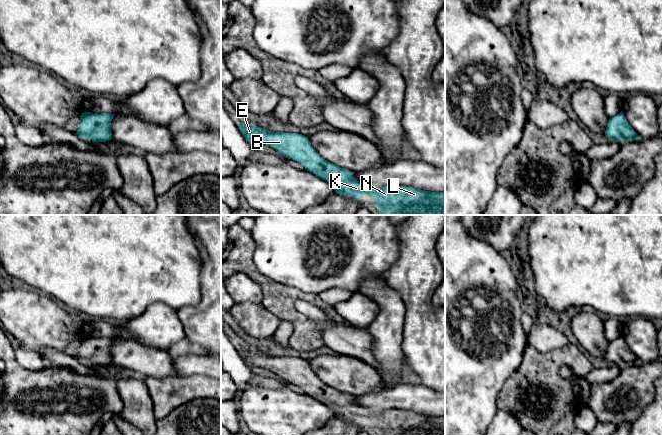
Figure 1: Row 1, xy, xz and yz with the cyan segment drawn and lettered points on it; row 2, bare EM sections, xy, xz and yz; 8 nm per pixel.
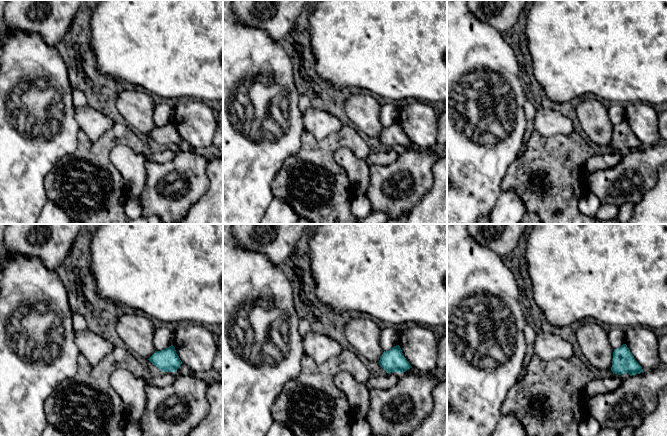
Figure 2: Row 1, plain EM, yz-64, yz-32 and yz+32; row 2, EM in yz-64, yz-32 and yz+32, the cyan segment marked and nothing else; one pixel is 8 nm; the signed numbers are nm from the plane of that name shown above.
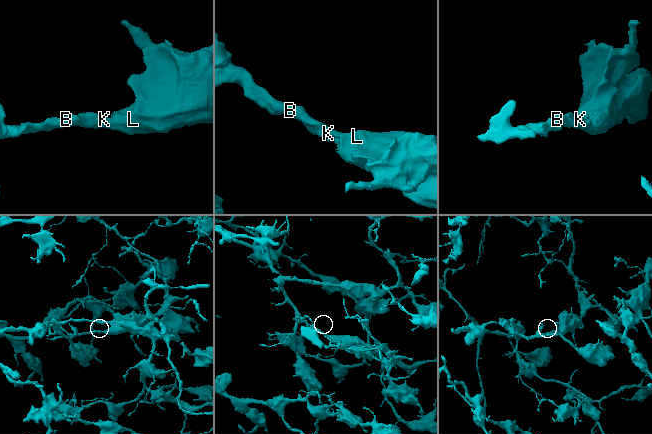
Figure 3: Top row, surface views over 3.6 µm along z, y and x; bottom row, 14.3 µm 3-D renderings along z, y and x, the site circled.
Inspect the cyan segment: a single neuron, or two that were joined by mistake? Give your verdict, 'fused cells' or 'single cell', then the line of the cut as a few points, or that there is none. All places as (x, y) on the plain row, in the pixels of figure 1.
single cell | no cut

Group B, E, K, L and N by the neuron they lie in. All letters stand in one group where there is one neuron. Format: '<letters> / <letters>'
B E K L N

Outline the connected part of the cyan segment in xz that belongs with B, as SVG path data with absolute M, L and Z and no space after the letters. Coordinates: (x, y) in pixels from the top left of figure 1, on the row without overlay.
M249 346L238 348L249 367L261 367L301 387L305 394L327 405L335 417L355 421L373 420L379 435L445 435L445 416L431 416L406 410L370 411L353 401L353 396L322 382L308 361L298 357L272 356Z

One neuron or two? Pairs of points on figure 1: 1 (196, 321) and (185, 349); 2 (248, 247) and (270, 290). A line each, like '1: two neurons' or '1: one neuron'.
1: two neurons
2: one neuron

